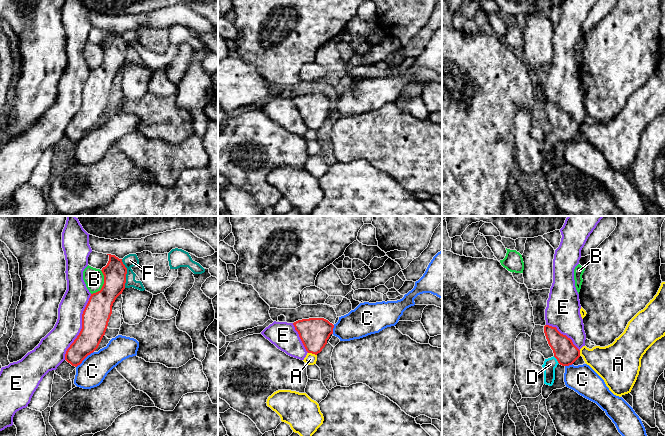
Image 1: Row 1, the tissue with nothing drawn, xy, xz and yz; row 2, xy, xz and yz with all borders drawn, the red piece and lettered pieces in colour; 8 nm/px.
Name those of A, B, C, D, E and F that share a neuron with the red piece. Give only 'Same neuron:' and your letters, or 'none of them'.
Same neuron: D

